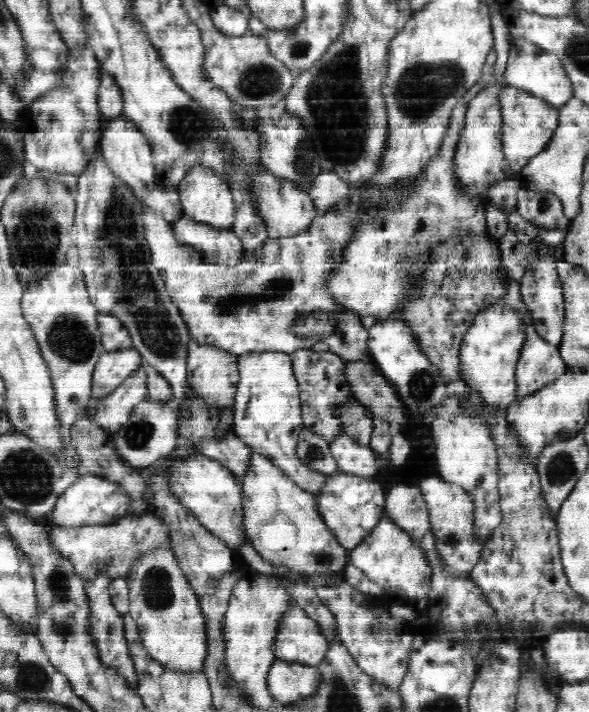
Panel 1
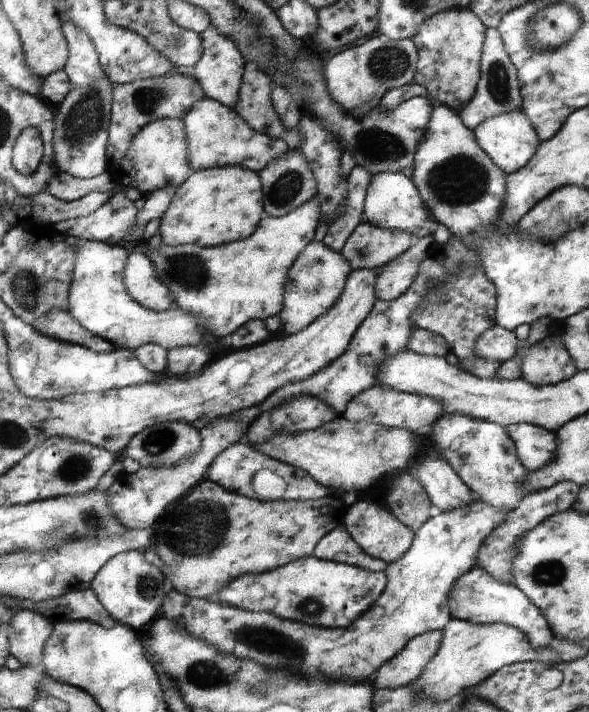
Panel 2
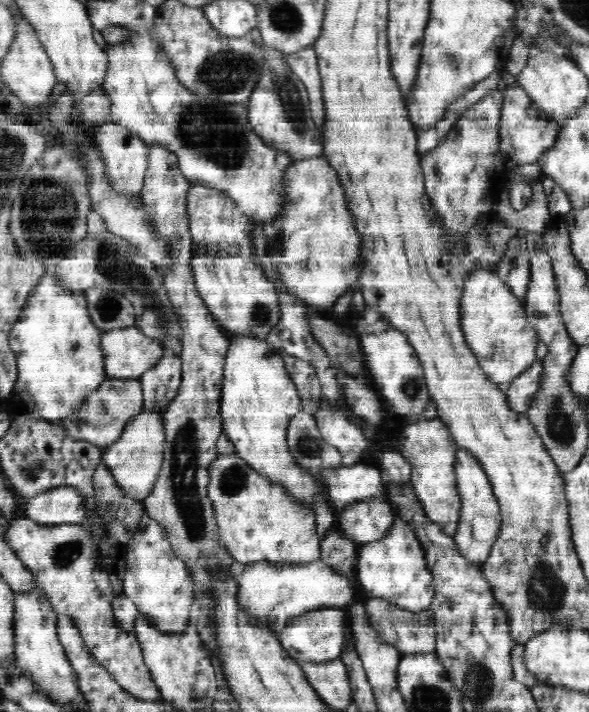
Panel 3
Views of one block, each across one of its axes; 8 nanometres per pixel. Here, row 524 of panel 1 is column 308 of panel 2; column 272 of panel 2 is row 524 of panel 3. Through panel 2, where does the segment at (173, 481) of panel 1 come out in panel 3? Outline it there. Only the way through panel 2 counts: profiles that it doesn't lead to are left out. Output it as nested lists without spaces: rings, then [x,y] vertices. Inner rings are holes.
[[[236,453],[217,455],[210,466],[207,493],[215,509],[217,532],[220,533],[222,546],[228,551],[229,556],[236,558],[238,564],[308,563],[321,558],[321,538],[316,533],[314,509],[300,499],[290,497],[283,483],[278,483],[274,479],[270,481],[270,478],[261,476]]]

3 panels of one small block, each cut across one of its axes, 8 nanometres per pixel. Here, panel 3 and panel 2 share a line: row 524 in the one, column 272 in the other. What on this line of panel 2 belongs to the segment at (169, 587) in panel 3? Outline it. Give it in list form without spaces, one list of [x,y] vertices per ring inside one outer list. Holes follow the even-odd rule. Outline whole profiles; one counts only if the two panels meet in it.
[[[206,97],[198,104],[195,104],[195,107],[185,116],[184,120],[187,131],[189,132],[191,160],[193,161],[195,172],[232,165],[241,166],[254,172],[262,172],[270,162],[273,162],[273,160],[284,156],[288,151],[292,150],[285,141],[271,138],[265,133],[259,133],[246,122],[245,117],[236,108],[233,109],[223,102],[211,99],[210,97]]]

